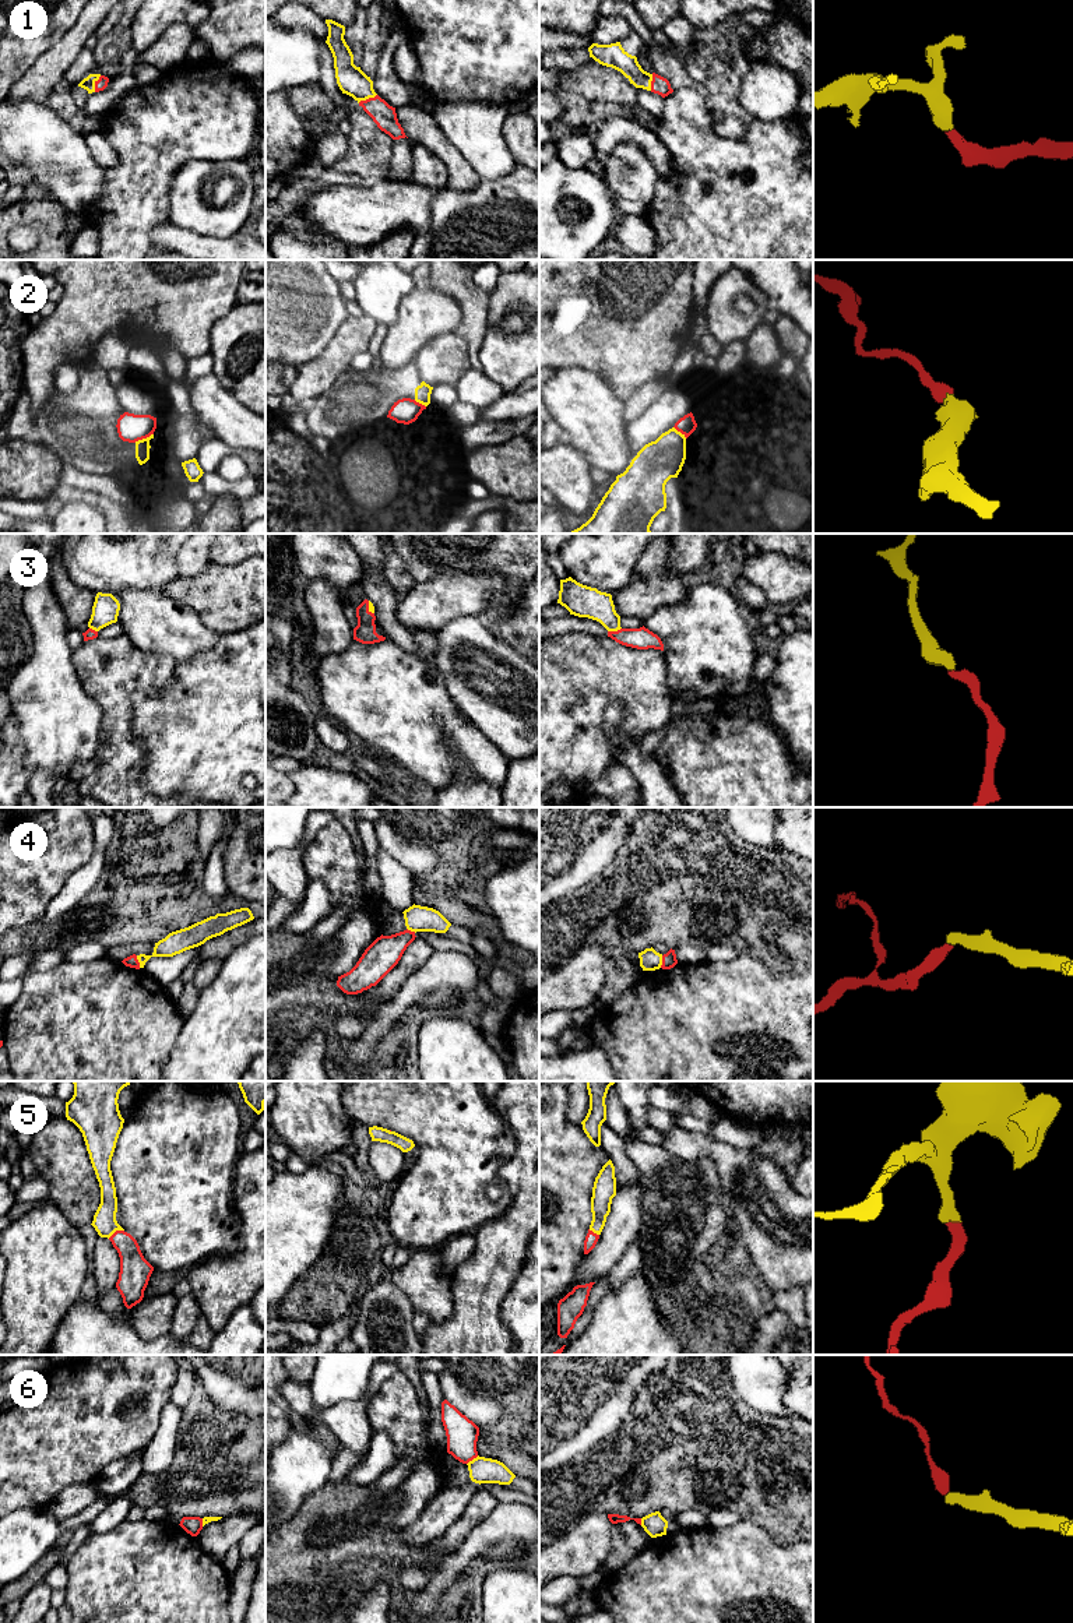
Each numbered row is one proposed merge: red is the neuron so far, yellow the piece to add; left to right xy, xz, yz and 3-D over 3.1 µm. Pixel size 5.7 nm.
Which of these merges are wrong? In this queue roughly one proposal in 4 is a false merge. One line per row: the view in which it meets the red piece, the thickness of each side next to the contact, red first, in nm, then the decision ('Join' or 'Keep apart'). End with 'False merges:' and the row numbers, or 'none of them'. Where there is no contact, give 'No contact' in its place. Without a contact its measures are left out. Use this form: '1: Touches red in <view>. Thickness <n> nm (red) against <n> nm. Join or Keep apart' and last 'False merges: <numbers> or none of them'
1: Touches red in xz. Thickness 140 nm (red) against 160 nm. Join
2: Touches red in xy. Thickness 160 nm (red) against 80 nm. Keep apart
3: Touches red in yz. Thickness 130 nm (red) against 180 nm. Join
4: Touches red in xy. Thickness 70 nm (red) against 130 nm. Join
5: Touches red in xy. Thickness 180 nm (red) against 140 nm. Join
6: Touches red in xz. Thickness 180 nm (red) against 150 nm. Keep apart
False merges: 2, 6

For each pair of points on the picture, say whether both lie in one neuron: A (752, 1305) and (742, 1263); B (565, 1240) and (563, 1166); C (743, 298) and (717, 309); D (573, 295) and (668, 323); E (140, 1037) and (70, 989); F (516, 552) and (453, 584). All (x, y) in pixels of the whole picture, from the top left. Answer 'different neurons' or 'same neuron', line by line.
A: same neuron
B: same neuron
C: same neuron
D: same neuron
E: same neuron
F: different neurons

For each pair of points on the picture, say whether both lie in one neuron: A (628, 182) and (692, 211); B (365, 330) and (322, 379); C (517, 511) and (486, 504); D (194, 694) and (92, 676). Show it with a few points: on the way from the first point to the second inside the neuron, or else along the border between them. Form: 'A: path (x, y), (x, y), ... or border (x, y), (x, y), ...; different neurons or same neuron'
A: border (661, 176), (654, 199), (644, 215); different neurons
B: path (352, 342), (329, 366); same neuron
C: path (510, 507), (493, 504); same neuron
D: border (175, 665), (166, 685), (132, 694), (133, 714); different neurons

